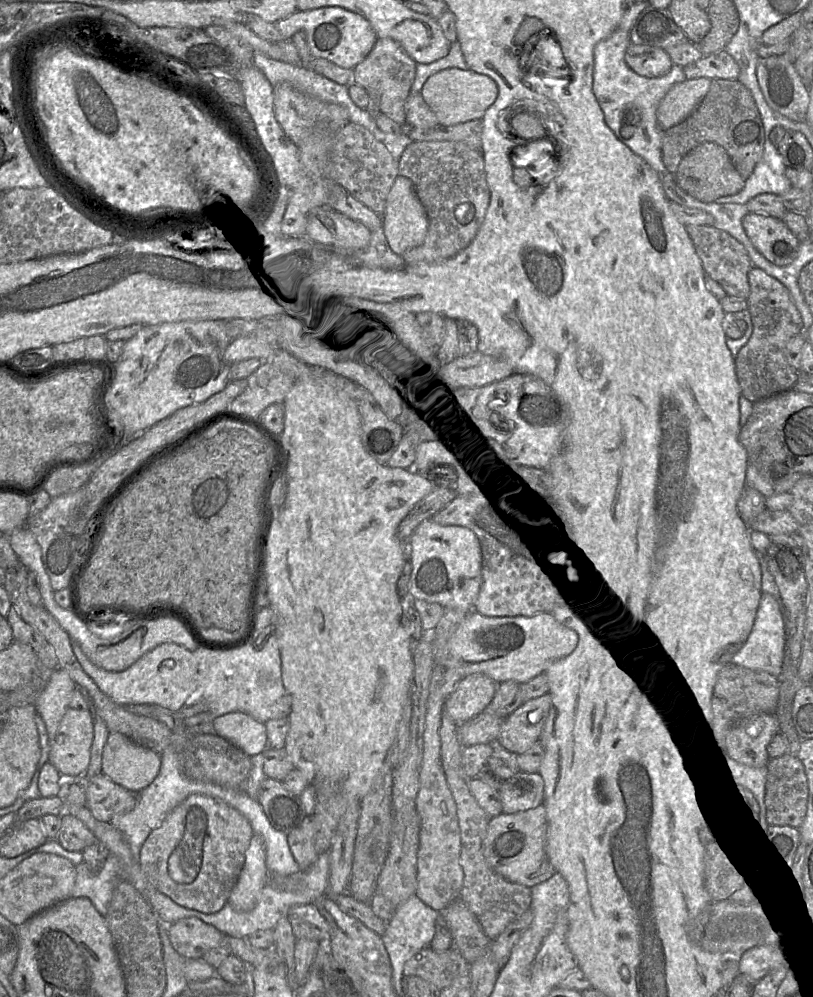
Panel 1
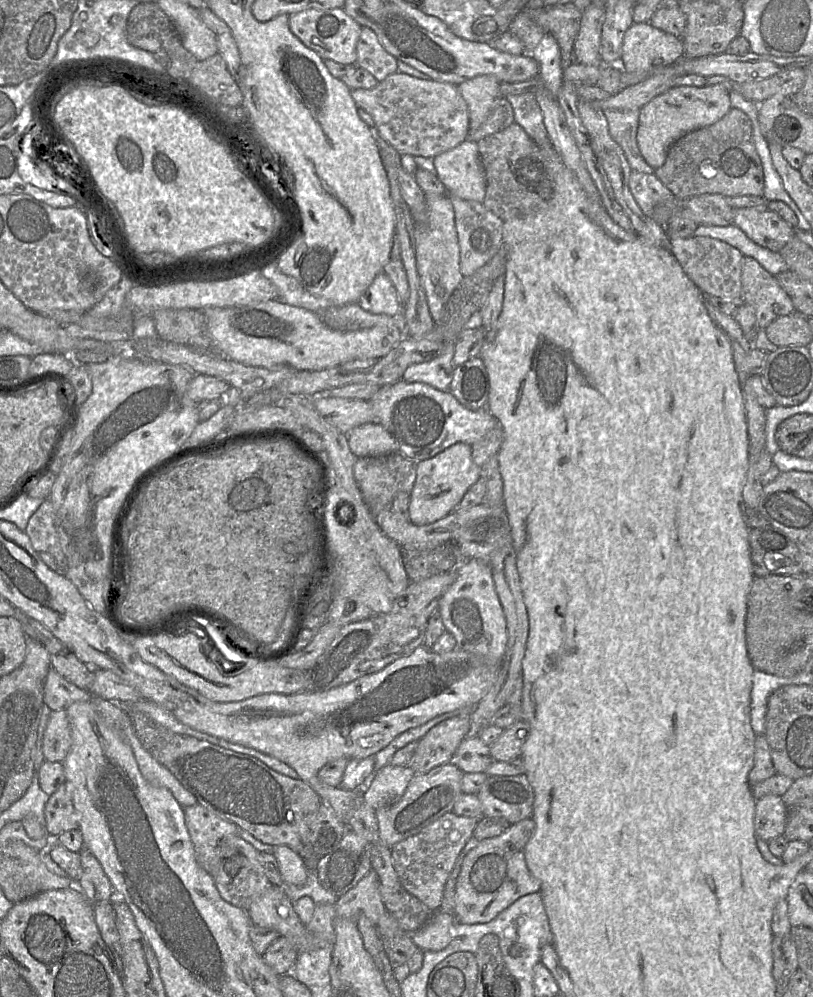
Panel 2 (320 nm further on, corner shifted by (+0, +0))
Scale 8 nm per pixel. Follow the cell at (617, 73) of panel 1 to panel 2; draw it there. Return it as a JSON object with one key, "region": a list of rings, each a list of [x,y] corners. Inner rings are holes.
{"region":[[[606,109],[603,114],[608,121],[611,137],[622,148],[632,171],[655,175],[655,169],[646,163],[637,143],[640,110]]]}

